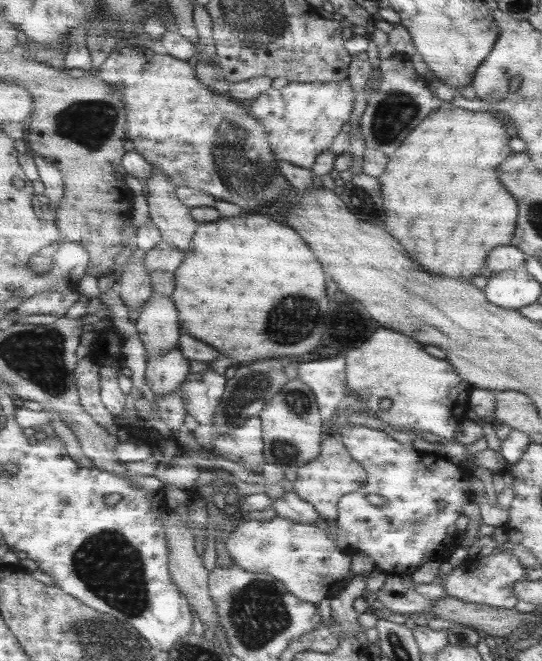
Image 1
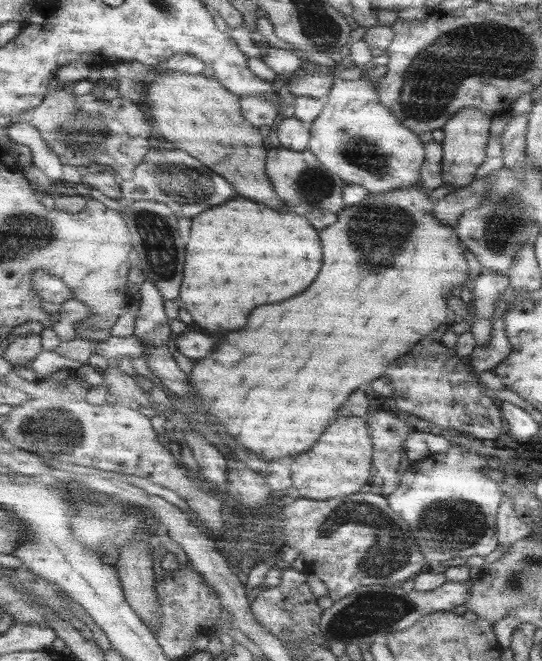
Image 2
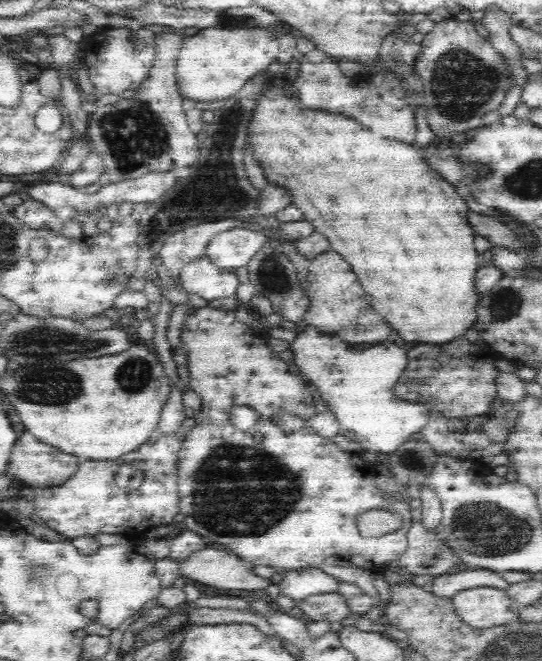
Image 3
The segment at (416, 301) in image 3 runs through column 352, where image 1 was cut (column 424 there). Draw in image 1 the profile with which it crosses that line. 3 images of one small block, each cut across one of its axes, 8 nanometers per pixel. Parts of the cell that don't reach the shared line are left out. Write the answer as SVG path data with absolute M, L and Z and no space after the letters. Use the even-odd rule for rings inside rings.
M443 102L439 112L421 122L421 126L417 126L417 130L413 130L413 134L401 144L401 150L391 156L387 172L379 178L387 214L385 230L389 230L399 242L405 242L405 250L409 250L429 274L467 282L481 276L483 268L489 266L493 250L513 244L521 206L497 176L497 166L513 154L509 138L507 124L493 114L469 112L451 106L451 102Z

